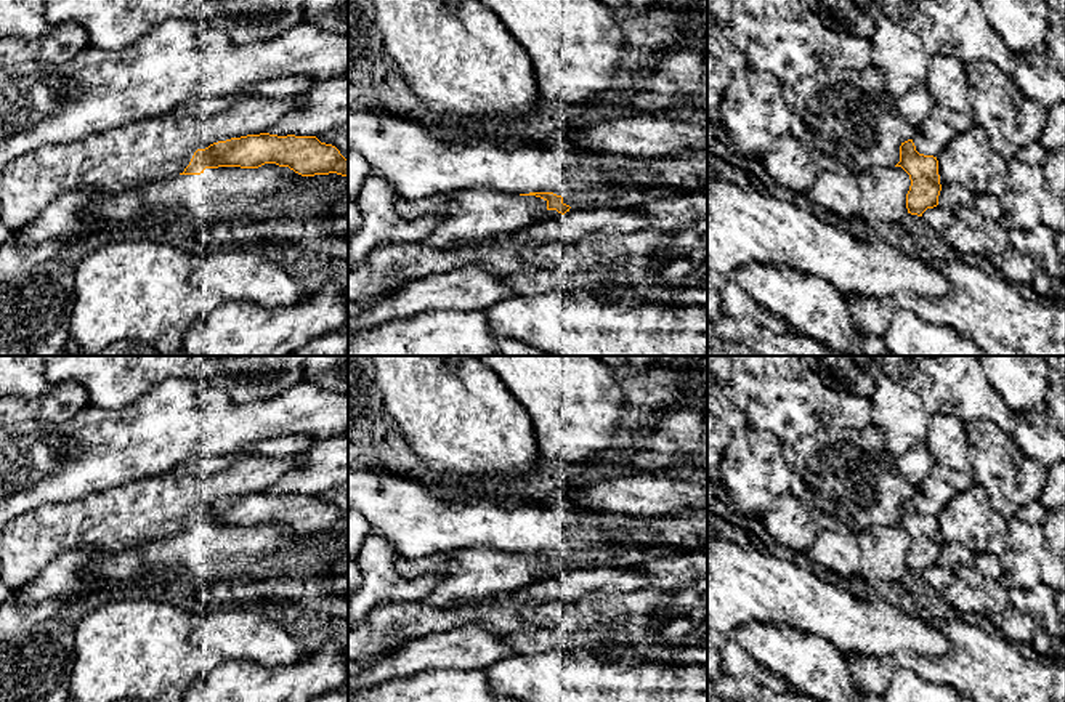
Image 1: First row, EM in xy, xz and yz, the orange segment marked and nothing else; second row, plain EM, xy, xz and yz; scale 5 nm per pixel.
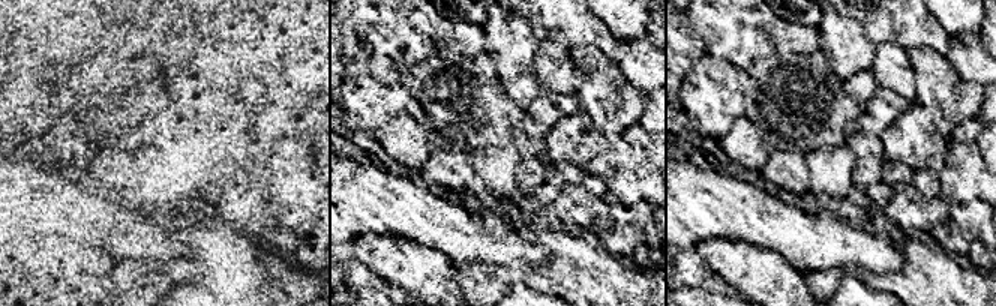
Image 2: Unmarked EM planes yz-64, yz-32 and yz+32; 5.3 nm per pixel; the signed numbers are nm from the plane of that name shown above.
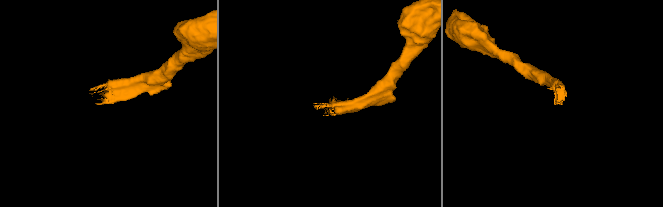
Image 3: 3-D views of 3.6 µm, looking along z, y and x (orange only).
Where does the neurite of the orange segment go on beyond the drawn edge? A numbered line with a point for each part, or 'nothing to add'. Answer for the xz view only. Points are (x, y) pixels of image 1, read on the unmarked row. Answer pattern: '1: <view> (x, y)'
1: xz (472, 574)

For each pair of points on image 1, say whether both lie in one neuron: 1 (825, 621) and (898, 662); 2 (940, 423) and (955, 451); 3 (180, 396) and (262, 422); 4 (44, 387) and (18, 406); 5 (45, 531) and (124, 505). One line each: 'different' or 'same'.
1: different
2: same
3: same
4: different
5: same

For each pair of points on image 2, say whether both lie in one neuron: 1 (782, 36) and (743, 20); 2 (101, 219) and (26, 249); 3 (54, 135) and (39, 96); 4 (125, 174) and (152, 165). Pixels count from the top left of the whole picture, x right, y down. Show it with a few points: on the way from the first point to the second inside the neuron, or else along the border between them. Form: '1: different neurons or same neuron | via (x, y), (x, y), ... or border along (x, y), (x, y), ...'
1: different neurons | border along (776, 18), (773, 29), (774, 50)
2: different neurons | border along (24, 236), (62, 234), (93, 248)
3: different neurons | border along (72, 107), (65, 110), (39, 134)
4: different neurons | border along (132, 155), (132, 164), (140, 179)

